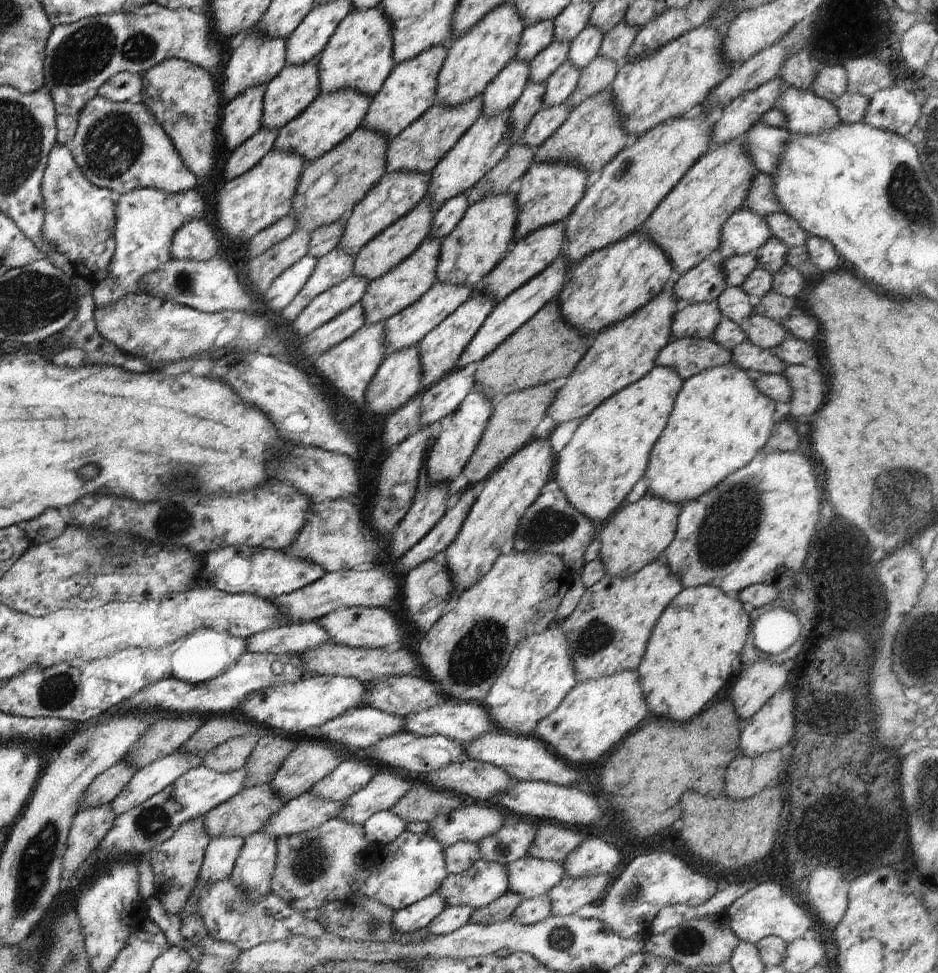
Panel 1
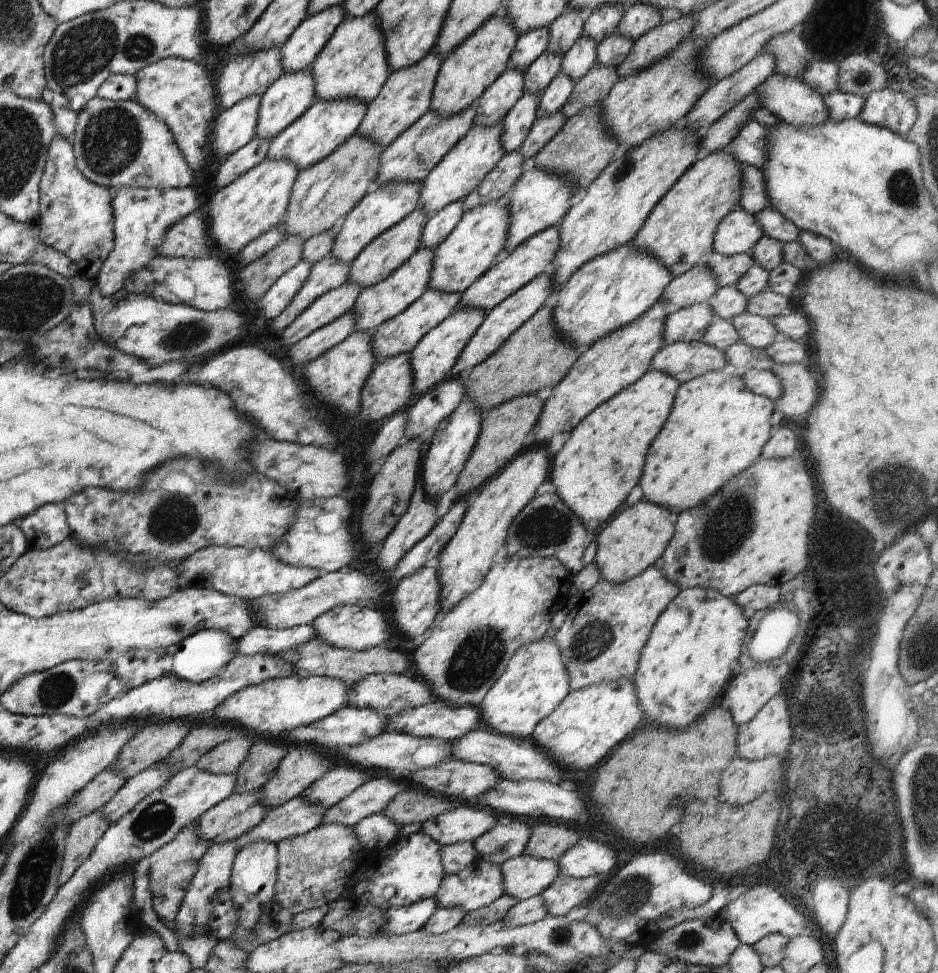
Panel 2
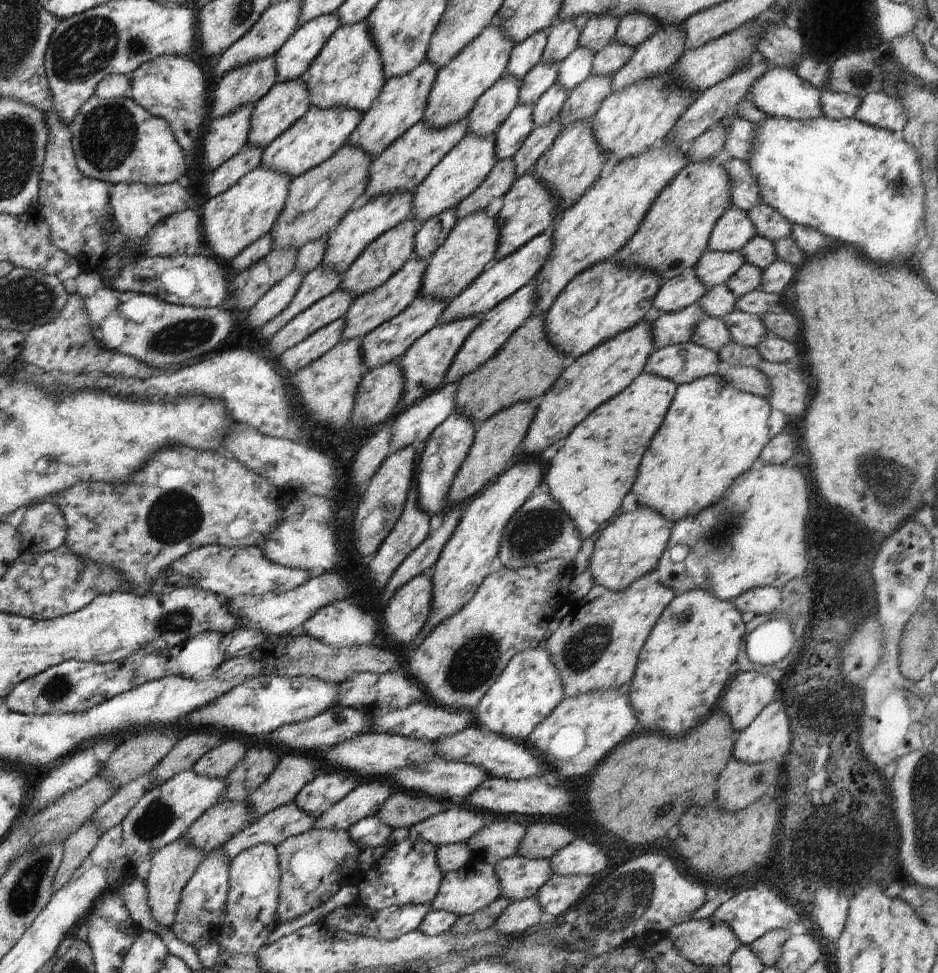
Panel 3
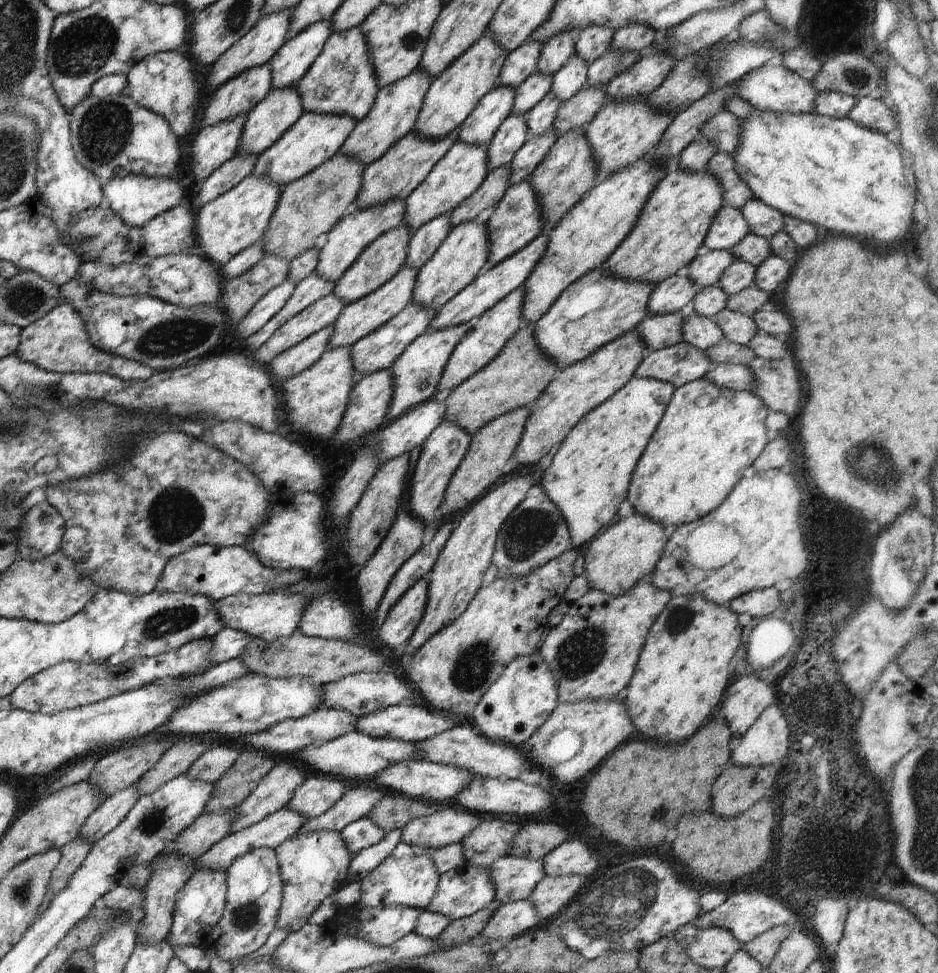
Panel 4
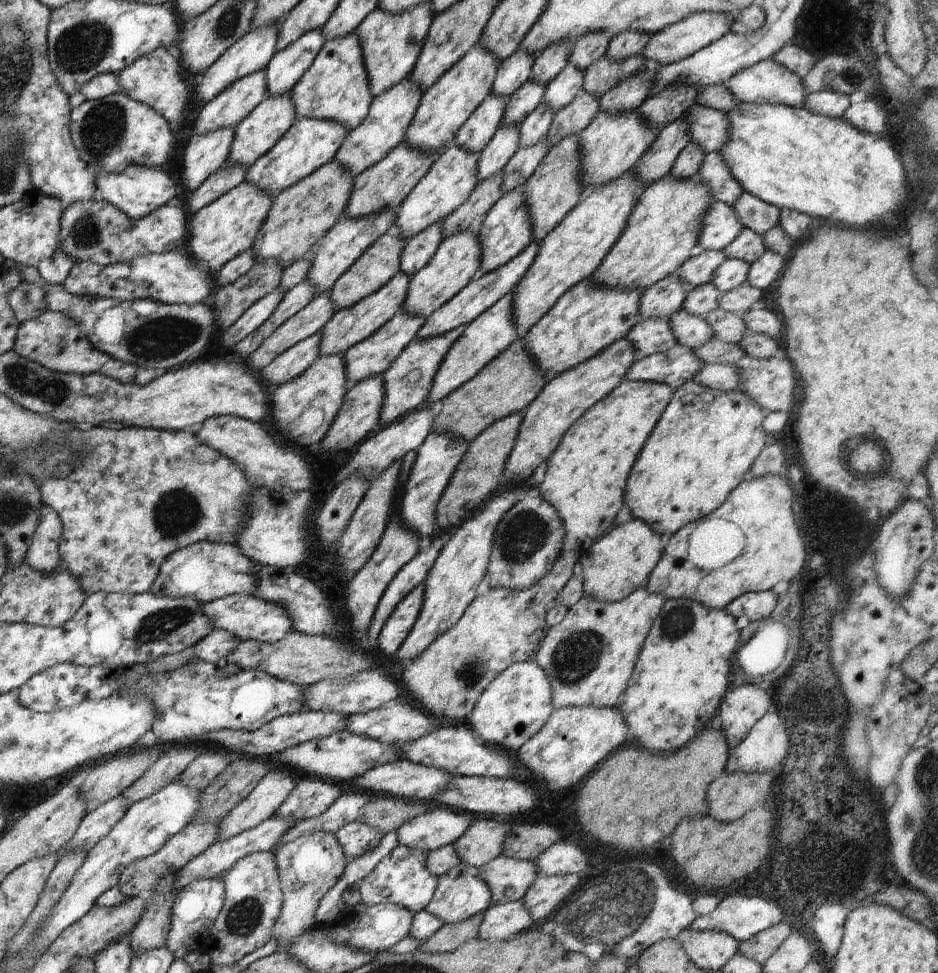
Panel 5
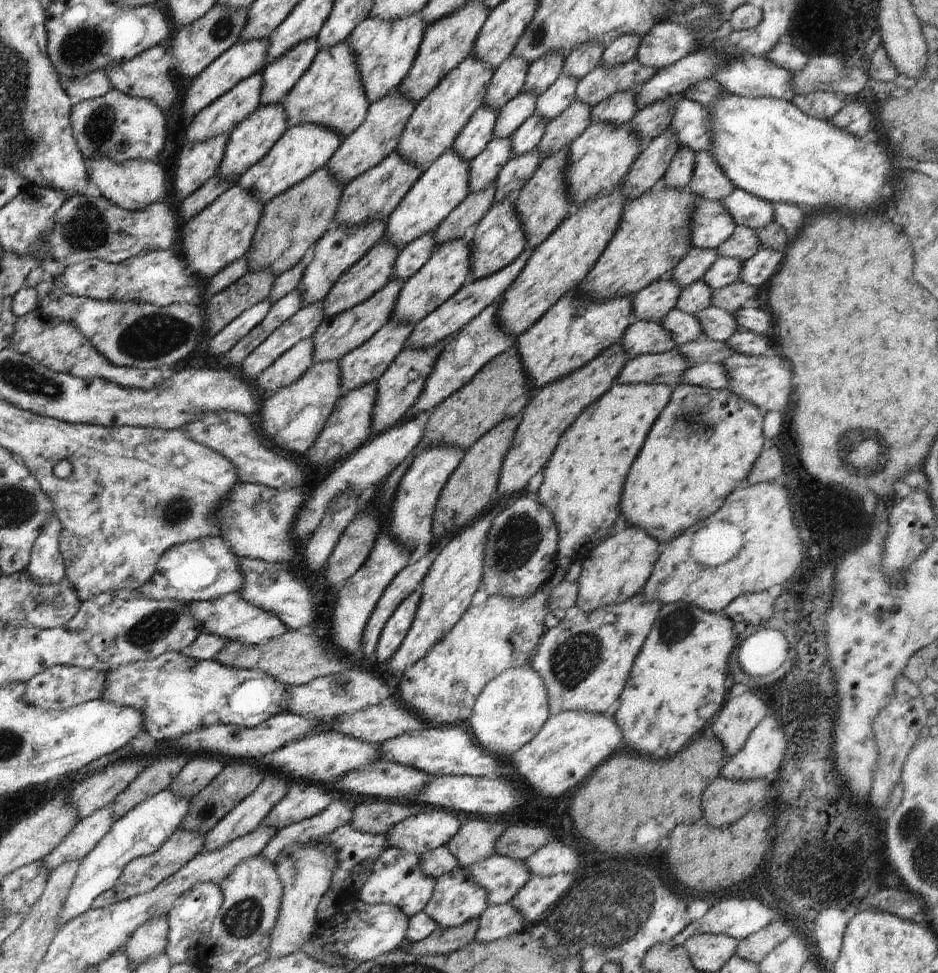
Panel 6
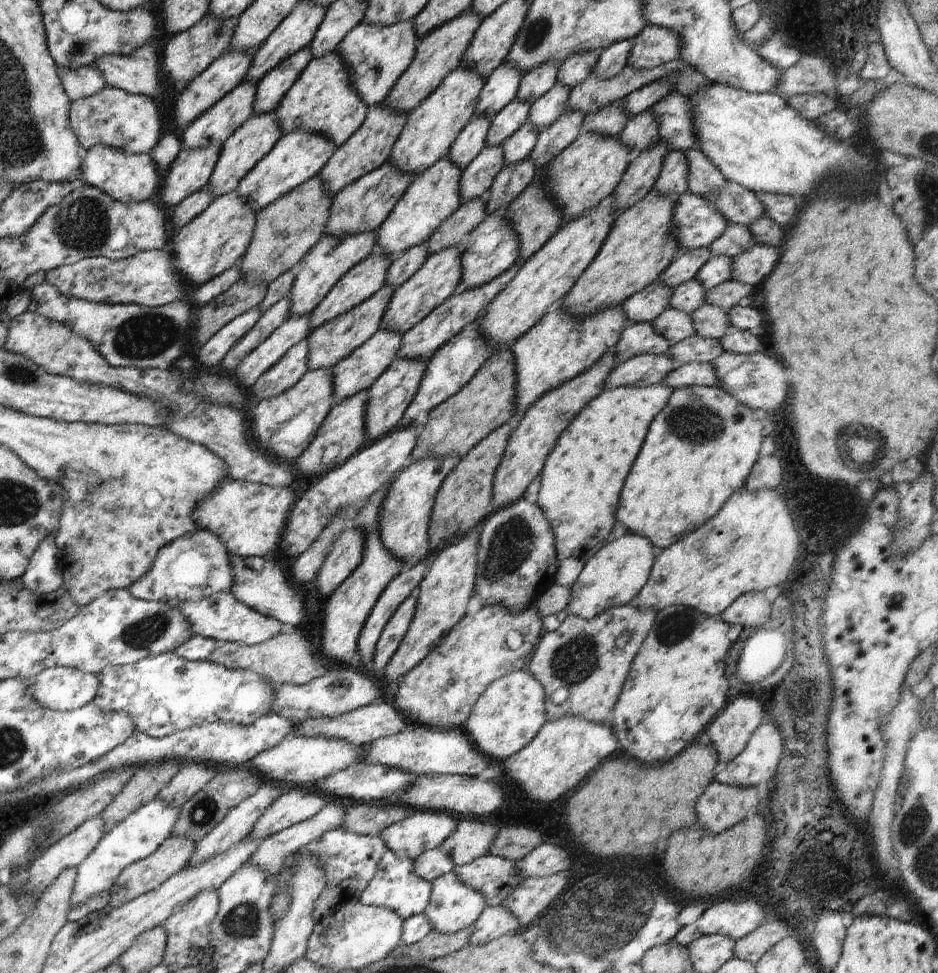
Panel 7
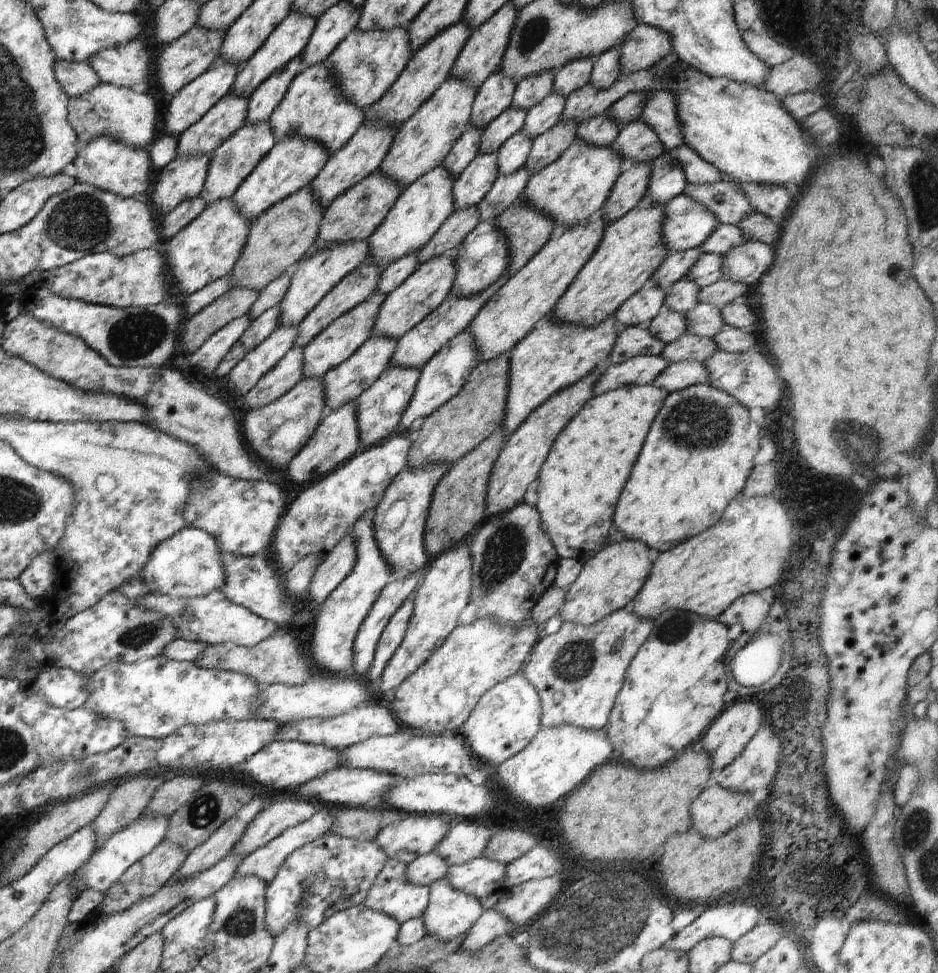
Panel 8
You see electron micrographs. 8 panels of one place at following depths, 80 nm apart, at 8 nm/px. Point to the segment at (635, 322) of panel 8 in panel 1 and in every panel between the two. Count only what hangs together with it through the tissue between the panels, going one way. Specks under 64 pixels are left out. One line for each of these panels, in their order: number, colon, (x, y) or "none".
1: (702, 284)
2: (697, 285)
3: (685, 289)
4: (670, 296)
5: (660, 300)
6: (651, 303)
7: (643, 307)

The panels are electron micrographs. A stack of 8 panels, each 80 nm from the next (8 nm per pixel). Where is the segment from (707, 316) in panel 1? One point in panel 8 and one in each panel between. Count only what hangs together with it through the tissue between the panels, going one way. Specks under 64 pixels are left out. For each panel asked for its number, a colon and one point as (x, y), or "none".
2: (688, 324)
3: (669, 328)
4: (657, 331)
5: (648, 336)
6: (643, 337)
7: (639, 339)
8: (634, 340)

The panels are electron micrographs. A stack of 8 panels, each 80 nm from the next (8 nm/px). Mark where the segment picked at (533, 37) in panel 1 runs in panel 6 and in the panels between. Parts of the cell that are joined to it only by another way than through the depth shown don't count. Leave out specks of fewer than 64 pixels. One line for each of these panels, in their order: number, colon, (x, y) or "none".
2: (529, 47)
3: (524, 57)
4: (523, 62)
5: (514, 71)
6: (508, 79)

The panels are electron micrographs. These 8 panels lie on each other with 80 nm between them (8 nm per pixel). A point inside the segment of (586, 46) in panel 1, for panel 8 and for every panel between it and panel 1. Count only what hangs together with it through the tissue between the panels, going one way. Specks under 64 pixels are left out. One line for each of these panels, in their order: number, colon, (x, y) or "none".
2: (582, 56)
3: (573, 71)
4: (572, 76)
5: (560, 91)
6: (559, 96)
7: (547, 109)
8: (542, 117)

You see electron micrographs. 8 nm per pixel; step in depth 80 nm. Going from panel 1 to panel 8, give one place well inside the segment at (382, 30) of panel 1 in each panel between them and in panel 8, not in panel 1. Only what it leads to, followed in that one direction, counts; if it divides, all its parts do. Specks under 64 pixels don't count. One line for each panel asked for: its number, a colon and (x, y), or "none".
2: (353, 65)
3: (348, 72)
4: (341, 81)
5: (336, 87)
6: (329, 94)
7: (322, 100)
8: (313, 107)

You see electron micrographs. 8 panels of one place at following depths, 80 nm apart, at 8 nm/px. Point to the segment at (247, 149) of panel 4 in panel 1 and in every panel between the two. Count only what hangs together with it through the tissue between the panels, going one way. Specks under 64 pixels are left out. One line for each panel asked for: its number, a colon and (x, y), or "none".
1: (286, 96)
2: (287, 99)
3: (285, 103)

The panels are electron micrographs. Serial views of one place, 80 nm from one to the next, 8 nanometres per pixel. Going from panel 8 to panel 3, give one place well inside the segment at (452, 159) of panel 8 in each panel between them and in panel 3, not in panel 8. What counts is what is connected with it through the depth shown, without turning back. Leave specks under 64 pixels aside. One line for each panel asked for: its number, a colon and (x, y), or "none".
3: (492, 108)
4: (480, 128)
5: (474, 135)
6: (478, 131)
7: (469, 143)

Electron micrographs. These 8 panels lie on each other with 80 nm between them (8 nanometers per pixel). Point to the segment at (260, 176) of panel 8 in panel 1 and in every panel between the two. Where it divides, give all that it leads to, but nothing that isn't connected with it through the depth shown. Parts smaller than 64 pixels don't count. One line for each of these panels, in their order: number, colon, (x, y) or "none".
1: (330, 118)
2: (325, 125)
3: (314, 138)
4: (314, 138)
5: (310, 143)
6: (302, 150)
7: (298, 156)

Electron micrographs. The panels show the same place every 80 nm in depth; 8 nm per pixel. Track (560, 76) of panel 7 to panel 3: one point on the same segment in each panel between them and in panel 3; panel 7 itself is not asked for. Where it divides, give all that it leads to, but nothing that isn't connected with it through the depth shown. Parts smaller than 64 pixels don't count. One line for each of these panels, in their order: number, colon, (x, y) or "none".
3: (598, 33)
4: (594, 40)
5: (590, 47)
6: (582, 60)

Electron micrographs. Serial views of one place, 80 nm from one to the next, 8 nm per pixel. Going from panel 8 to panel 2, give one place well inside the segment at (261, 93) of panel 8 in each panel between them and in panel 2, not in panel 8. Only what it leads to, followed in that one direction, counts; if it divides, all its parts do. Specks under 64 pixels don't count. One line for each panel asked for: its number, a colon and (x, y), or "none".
2: (300, 50)
3: (292, 61)
4: (292, 60)
5: (285, 70)
6: (279, 77)
7: (271, 89)

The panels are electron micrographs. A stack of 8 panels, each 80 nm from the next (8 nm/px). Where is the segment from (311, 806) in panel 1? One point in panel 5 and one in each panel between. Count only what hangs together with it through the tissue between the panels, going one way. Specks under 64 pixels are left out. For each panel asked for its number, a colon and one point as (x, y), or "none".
2: (295, 817)
3: (274, 827)
4: (273, 830)
5: (214, 862)

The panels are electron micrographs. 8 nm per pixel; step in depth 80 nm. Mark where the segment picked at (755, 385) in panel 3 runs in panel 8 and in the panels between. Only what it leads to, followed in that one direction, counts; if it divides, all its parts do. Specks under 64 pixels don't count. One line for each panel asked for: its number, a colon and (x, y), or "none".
4: (734, 377)
5: (715, 376)
6: (708, 375)
7: (687, 375)
8: (676, 376)

